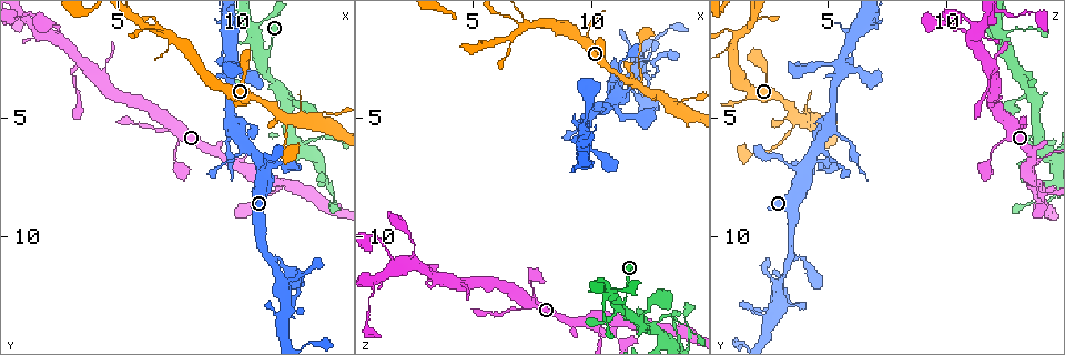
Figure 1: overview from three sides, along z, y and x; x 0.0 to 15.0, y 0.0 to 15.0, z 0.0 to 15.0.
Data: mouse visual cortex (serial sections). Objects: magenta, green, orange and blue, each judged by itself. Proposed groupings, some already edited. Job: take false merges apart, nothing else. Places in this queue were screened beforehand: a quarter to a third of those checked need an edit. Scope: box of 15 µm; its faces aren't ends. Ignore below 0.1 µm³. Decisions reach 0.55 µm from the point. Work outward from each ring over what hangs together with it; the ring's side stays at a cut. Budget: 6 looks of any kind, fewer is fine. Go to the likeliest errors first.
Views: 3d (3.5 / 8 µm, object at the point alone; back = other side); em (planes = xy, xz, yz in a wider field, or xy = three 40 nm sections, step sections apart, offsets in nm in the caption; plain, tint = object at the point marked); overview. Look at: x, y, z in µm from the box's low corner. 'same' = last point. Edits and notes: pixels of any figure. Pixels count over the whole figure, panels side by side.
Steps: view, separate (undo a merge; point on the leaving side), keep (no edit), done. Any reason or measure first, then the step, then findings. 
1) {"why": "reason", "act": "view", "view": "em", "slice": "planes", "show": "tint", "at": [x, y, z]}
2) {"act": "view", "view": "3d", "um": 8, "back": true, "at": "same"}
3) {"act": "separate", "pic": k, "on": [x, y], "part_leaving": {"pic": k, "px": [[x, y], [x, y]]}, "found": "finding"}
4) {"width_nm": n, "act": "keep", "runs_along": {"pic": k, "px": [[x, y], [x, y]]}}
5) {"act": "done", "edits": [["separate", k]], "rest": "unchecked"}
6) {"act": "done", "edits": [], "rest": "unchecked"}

{"why": "looks like a crossing", "act": "view", "view": "3d", "um": 8, "at": [7.1, 1.4, 1.2]}

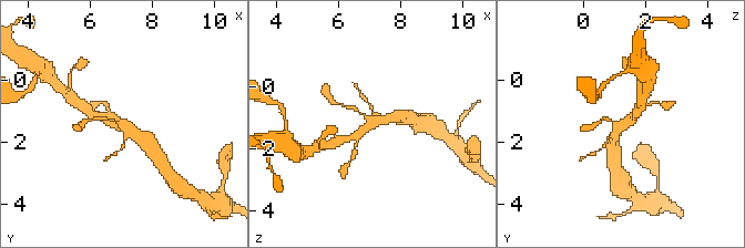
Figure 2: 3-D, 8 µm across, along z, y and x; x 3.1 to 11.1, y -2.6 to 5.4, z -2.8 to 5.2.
{"why": "need the tissue", "act": "view", "view": "em", "slice": "xy", "step": 2, "show": "tint", "at": [7.1, 1.4, 1.2]}

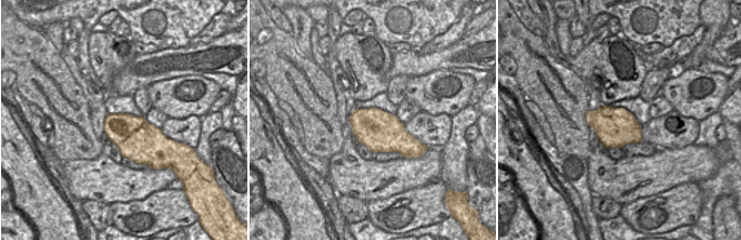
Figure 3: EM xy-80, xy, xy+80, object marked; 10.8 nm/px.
{"width_nm": 460, "act": "keep", "runs_along": {"pic": 2, "px": [[150, 143], [124, 125], [99, 115]]}, "found": "all the same cell"}

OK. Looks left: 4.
{"why": "arms part here", "act": "view", "view": "3d", "um": 3.5, "at": [13.2, 6.6, 14.3]}

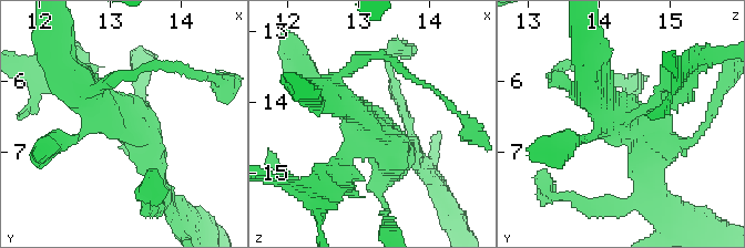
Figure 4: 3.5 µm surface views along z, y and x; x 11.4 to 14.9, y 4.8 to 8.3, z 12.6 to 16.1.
{"why": "now the EM", "act": "view", "view": "em", "slice": "xy", "step": 2, "show": "tint", "at": [13.15, 6.50, 14.40]}

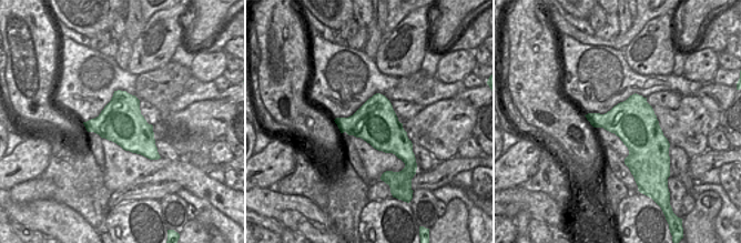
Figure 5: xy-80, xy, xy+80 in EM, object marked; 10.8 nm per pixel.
{"act": "view", "view": "em", "slice": "planes", "show": "tint", "at": "same"}

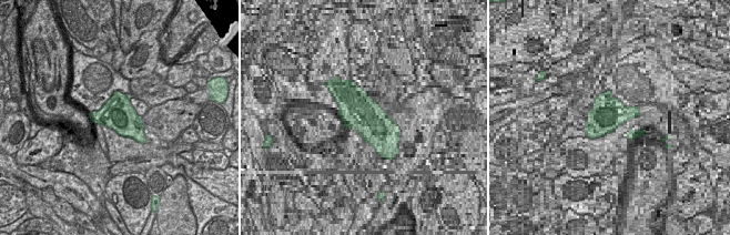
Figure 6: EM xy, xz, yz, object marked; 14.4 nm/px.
{"act": "separate", "pic": 4, "on": [327, 179], "part_leaving": {"pic": 4, "px": [[343, 163], [329, 172], [313, 172]]}, "found": "two cells meet here"}

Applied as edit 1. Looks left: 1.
{"act": "done", "edits": [["separate", 4]], "rest": "unchecked"}

